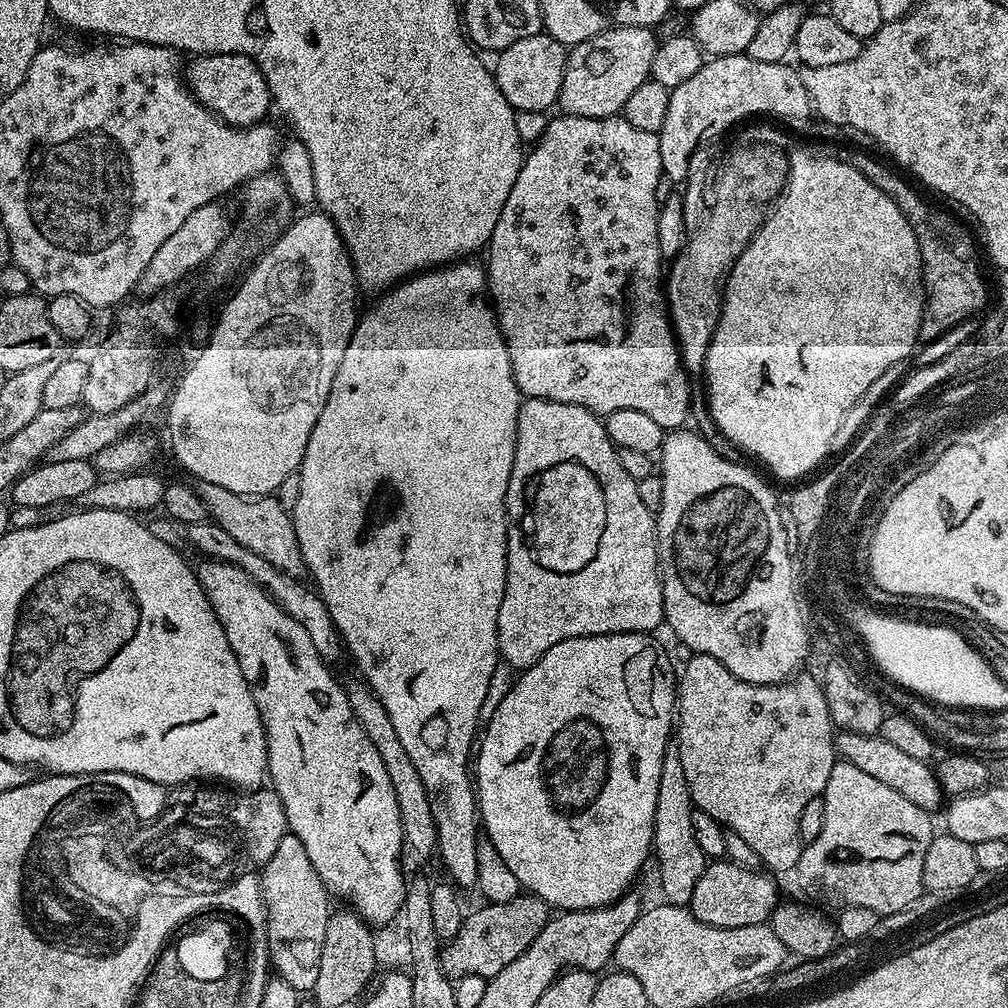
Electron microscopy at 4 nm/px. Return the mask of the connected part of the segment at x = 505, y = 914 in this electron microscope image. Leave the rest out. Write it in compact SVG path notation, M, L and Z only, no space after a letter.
M521 894L512 901L501 904L485 903L485 908L477 912L469 911L464 917L464 925L451 942L443 945L440 953L440 965L445 976L459 978L466 975L480 975L491 978L498 974L518 954L522 954L542 934L550 919L550 906L544 900L531 894Z

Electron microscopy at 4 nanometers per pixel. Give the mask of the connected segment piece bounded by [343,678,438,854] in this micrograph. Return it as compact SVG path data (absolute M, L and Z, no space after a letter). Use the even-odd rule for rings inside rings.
M355 679L343 681L344 693L348 695L350 710L354 710L354 718L358 718L362 730L366 730L366 738L374 742L374 750L378 750L378 755L382 757L386 774L390 774L390 782L394 785L394 796L398 798L398 812L402 818L405 845L416 852L435 853L438 846L438 830L434 824L432 799L428 797L426 786L422 786L422 777L418 775L414 762L410 762L410 754L406 754L406 749L398 739L398 734L390 723L390 714L386 714L386 706L382 706L382 702L363 679Z

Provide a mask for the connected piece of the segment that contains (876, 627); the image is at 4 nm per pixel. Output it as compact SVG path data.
M860 616L859 627L864 630L862 644L871 663L893 685L954 709L988 710L1005 703L1005 689L996 677L996 671L985 662L971 639L960 640L959 631L916 628L916 624L896 624L896 620L880 620L880 616Z

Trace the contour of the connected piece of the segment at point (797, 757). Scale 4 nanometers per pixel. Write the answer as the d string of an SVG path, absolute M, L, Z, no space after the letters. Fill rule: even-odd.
M693 654L690 660L682 665L682 672L684 673L681 676L679 673L678 676L678 727L674 732L674 740L680 749L682 770L686 770L686 786L690 786L693 805L699 811L710 814L710 818L714 818L725 829L731 829L734 834L738 834L758 854L761 865L767 866L773 873L791 873L796 867L802 847L798 834L798 818L802 818L802 806L806 806L810 798L824 795L826 782L830 779L830 770L838 763L834 725L830 718L830 710L826 706L821 681L817 677L815 680L812 676L800 674L782 684L751 684L730 674L730 670L722 666L722 662L699 654Z

